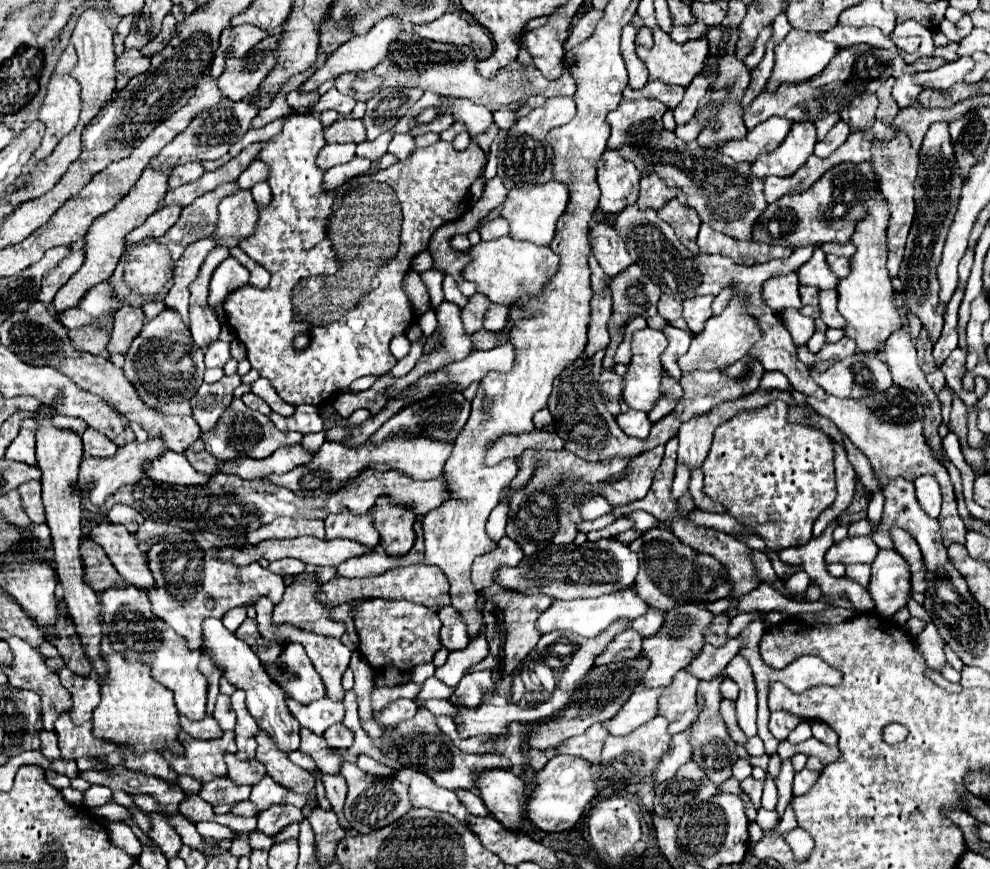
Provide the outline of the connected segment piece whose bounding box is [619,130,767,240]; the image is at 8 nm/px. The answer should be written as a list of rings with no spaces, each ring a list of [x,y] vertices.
[[[663,130],[663,136],[655,144],[645,144],[643,148],[627,146],[619,152],[623,152],[627,160],[633,160],[641,172],[655,172],[669,186],[681,188],[681,192],[687,194],[687,204],[715,230],[737,240],[753,238],[753,226],[767,208],[767,200],[763,196],[763,180],[751,180],[749,164],[735,162],[717,150],[701,148],[695,140],[683,142],[669,130]]]

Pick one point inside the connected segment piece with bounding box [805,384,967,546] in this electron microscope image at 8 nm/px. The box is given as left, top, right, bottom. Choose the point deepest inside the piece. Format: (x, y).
(887, 427)

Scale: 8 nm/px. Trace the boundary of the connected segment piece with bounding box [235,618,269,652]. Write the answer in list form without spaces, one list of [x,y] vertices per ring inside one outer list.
[[[247,618],[247,620],[239,626],[239,630],[235,632],[235,636],[239,636],[243,642],[251,644],[251,648],[253,648],[255,652],[259,652],[261,646],[267,646],[267,644],[269,644],[269,640],[265,640],[265,638],[259,634],[257,620],[255,620],[255,618]]]

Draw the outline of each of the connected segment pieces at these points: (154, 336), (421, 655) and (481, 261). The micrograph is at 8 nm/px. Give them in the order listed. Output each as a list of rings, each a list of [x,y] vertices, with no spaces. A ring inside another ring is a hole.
[[[165,308],[159,316],[147,322],[141,334],[133,340],[129,352],[125,354],[123,372],[147,406],[189,402],[203,384],[203,350],[191,340],[191,334],[185,328],[181,316]]]
[[[375,598],[363,602],[355,614],[355,630],[359,634],[359,654],[373,670],[397,668],[409,672],[419,664],[433,662],[435,652],[443,648],[439,640],[441,620],[437,612],[403,600]]]
[[[509,236],[493,242],[479,242],[469,248],[469,252],[475,260],[471,260],[467,270],[463,270],[465,280],[475,282],[477,292],[483,292],[491,302],[507,306],[517,304],[523,296],[539,296],[559,270],[559,254],[549,246],[539,246],[529,240],[513,240]]]

